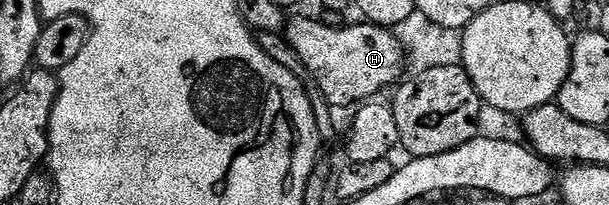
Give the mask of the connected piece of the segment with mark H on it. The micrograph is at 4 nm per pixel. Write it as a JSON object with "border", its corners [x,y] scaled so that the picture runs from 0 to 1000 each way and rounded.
{"border":[[[476,88],[468,117],[465,166],[478,239],[491,259],[501,366],[530,449],[534,488],[548,532],[578,527],[624,468],[619,459],[631,424],[644,429],[660,380],[658,322],[662,337],[668,307],[665,244],[640,137],[591,107],[581,132],[542,132],[529,98],[525,112],[521,93]]]}

